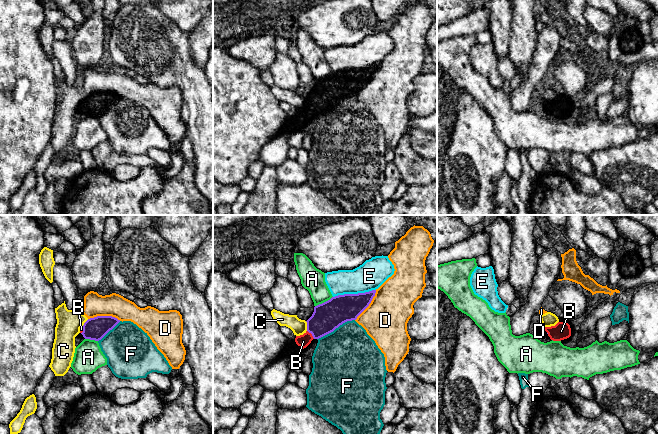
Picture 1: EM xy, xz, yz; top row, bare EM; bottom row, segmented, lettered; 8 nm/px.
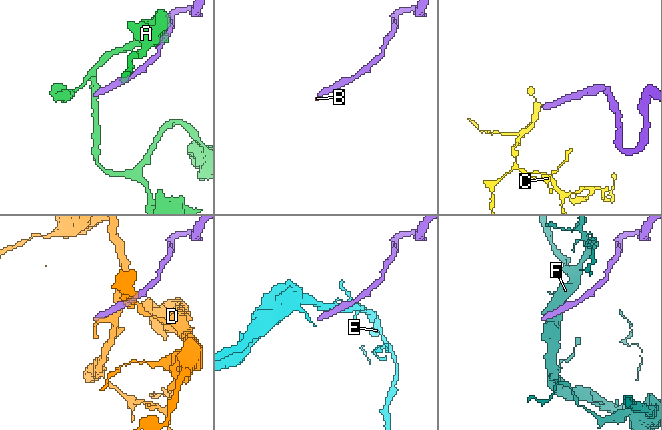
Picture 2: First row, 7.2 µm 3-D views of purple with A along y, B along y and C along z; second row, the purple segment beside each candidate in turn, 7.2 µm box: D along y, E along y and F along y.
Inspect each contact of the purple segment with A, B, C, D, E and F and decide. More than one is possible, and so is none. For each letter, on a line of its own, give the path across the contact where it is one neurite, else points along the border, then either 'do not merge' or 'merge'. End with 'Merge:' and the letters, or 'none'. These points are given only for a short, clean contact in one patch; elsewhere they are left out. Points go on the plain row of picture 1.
A: along xz (332, 72), (315, 82) | do not merge
B: across xz (328, 92), (311, 109), (303, 117) | merge
C: along xz (305, 97), (307, 106) | do not merge
D: do not merge
E: do not merge
F: along xz (354, 95), (343, 98), (332, 107), (317, 115) | do not merge
Merge: B

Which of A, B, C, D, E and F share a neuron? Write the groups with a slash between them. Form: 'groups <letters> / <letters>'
groups A / B / C D / E / F

